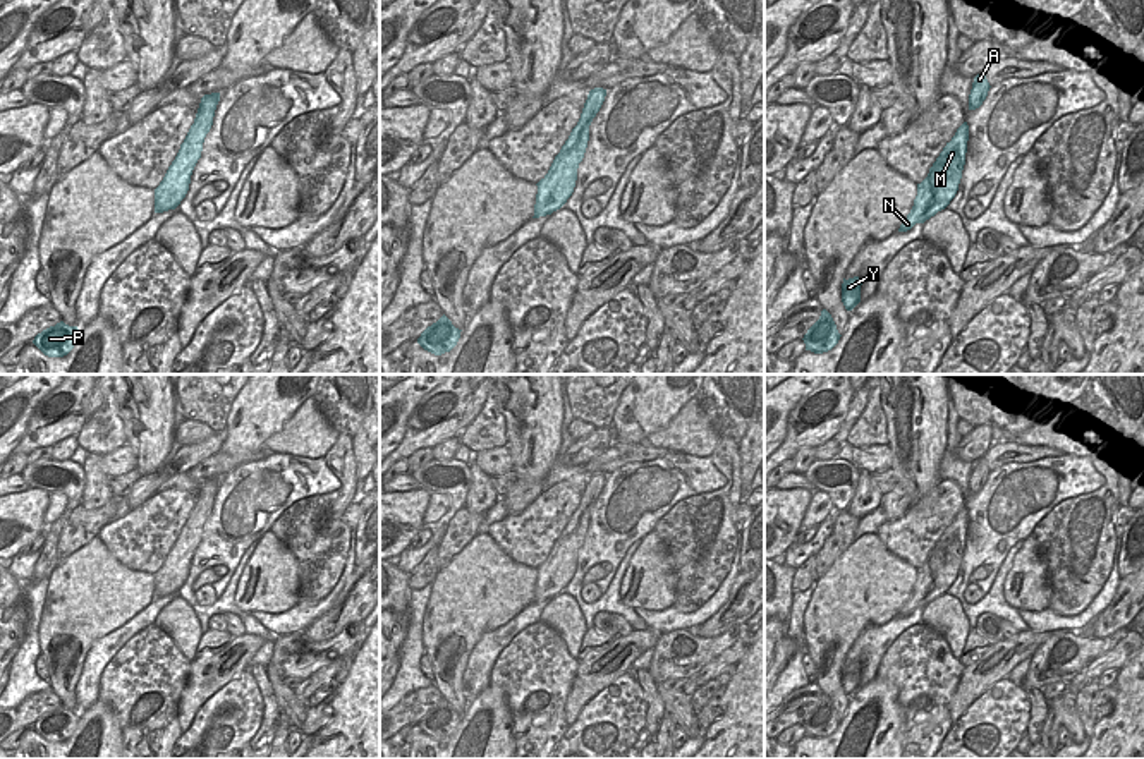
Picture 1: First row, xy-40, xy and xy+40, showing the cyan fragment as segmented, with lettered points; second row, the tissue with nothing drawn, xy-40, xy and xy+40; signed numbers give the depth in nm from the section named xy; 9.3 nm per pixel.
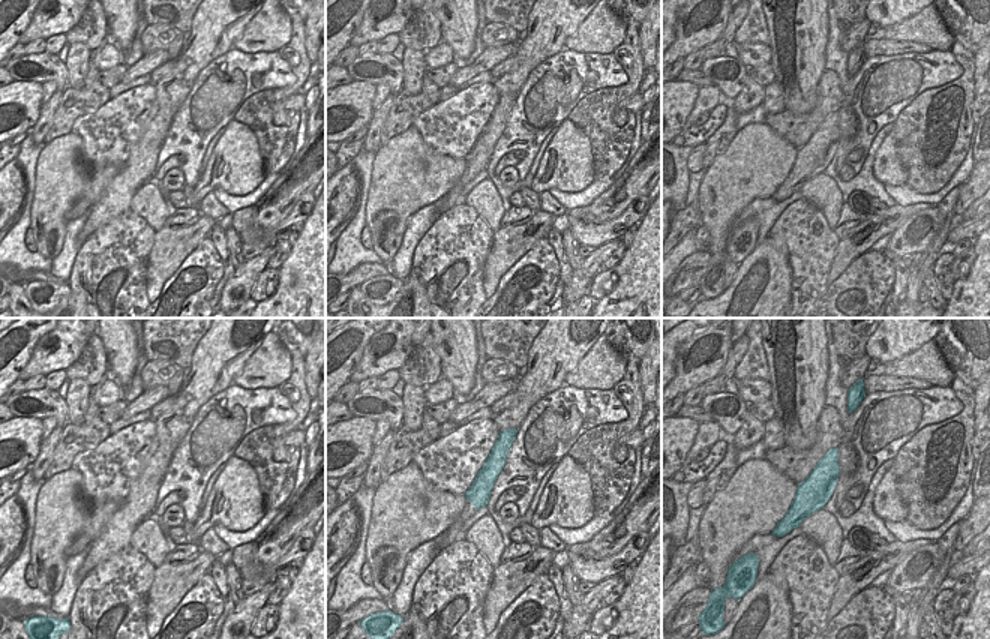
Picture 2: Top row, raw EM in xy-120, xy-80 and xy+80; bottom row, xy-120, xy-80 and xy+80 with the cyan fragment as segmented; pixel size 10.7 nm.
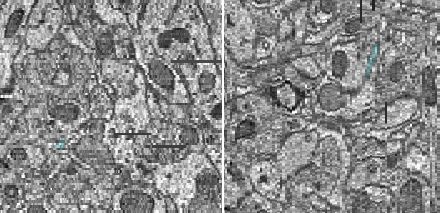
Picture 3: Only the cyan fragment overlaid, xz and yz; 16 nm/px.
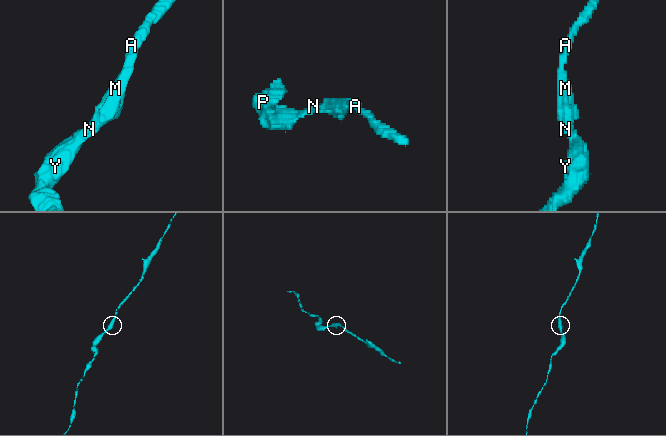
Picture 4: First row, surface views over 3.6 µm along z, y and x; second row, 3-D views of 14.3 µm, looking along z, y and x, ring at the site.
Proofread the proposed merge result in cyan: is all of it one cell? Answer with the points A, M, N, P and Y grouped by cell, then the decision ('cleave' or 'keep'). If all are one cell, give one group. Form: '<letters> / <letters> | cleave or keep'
A M N P Y | keep

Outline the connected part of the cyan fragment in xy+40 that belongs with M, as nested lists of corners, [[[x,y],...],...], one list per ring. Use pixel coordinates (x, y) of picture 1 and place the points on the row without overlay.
[[[964,507],[950,527],[943,532],[928,562],[917,568],[917,580],[898,616],[910,615],[916,608],[924,608],[938,596],[945,594],[958,575],[965,550],[969,510]]]

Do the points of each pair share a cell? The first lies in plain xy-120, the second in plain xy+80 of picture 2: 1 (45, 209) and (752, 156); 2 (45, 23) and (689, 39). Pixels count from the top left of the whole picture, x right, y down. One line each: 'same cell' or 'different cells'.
1: same cell
2: same cell

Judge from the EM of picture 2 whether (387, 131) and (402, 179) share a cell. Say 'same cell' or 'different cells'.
different cells

